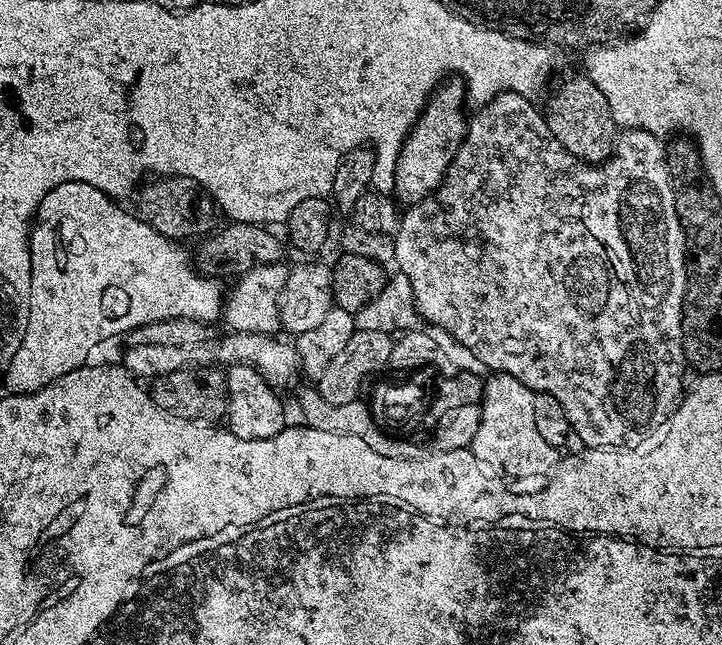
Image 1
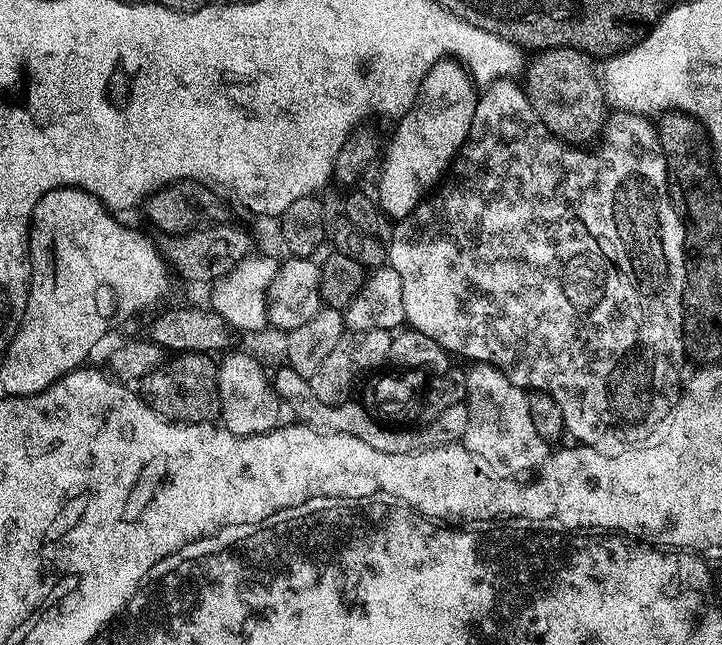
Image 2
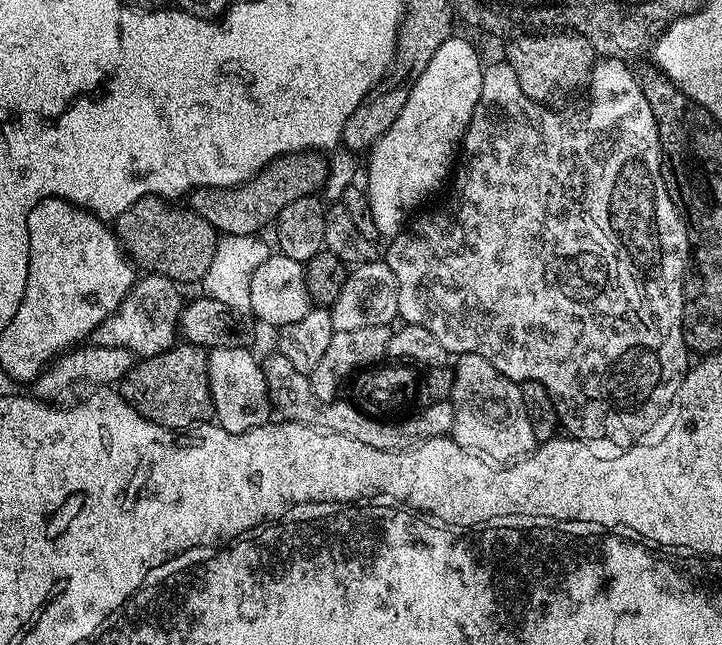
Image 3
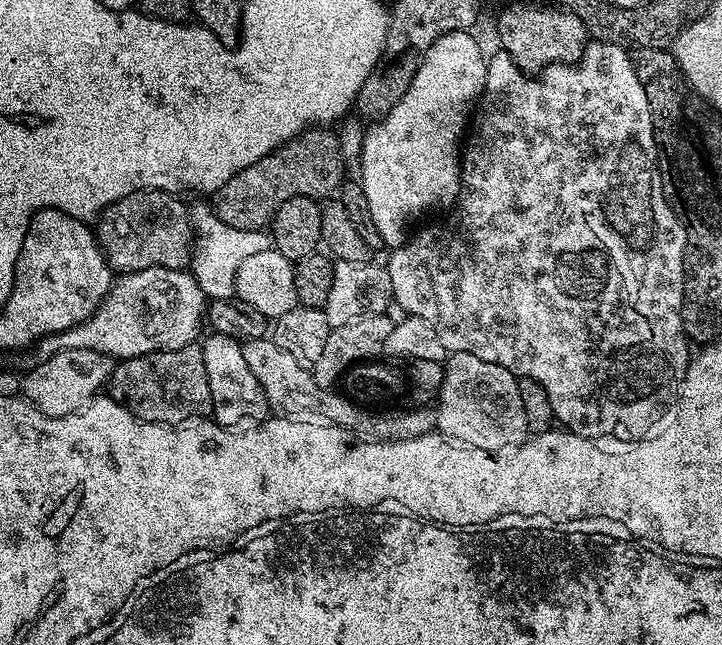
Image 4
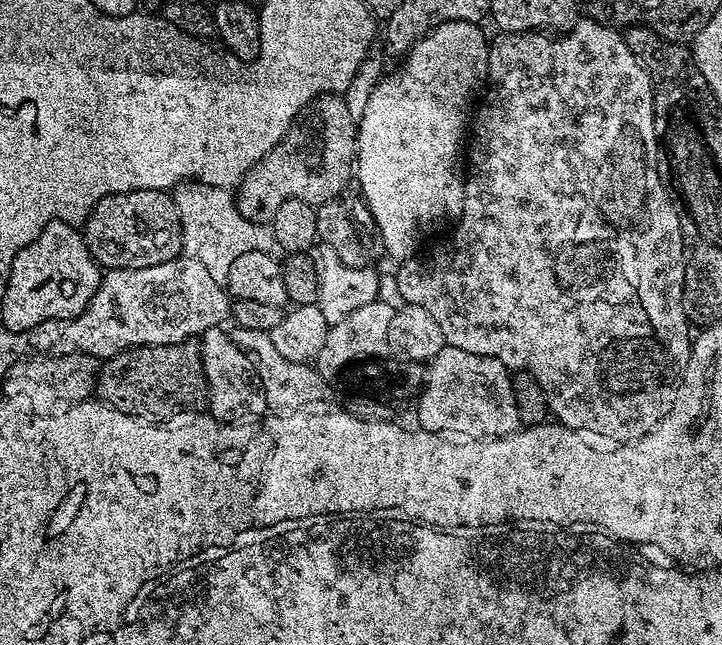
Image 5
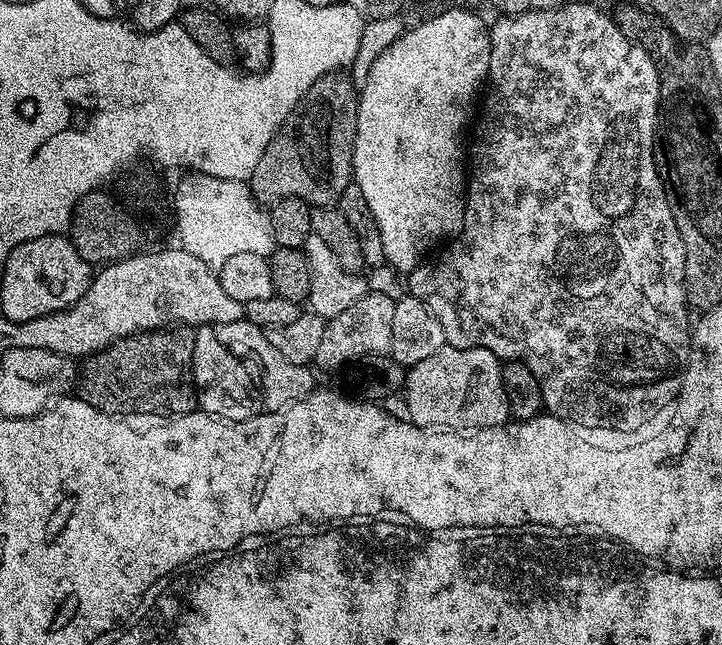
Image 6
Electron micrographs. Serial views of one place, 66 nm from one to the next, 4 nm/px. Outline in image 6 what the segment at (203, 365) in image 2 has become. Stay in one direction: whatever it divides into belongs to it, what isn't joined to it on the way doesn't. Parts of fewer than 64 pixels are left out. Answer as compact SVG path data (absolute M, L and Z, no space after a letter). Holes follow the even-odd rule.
M173 326L167 330L137 332L135 336L127 336L95 352L83 363L88 367L84 376L84 396L92 404L124 412L178 412L183 418L197 411L191 327Z

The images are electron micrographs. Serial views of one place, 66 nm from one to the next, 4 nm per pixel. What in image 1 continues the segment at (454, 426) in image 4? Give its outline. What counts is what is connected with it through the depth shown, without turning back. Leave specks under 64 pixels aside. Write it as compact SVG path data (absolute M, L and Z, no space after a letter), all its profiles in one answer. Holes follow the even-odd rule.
M505 372L489 375L483 381L479 402L482 422L478 422L478 432L474 434L470 451L483 467L508 482L540 479L543 481L555 473L562 460L558 449L550 446L550 442L545 442L534 427L532 393L532 389L518 382L518 378L507 376Z

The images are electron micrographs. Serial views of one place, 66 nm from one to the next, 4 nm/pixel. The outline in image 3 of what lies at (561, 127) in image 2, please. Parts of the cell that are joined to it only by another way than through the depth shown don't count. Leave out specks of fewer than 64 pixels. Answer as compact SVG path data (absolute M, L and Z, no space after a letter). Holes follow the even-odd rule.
M535 34L520 35L513 35L509 39L513 40L508 44L506 62L512 67L514 74L519 75L518 86L522 86L522 94L539 104L556 106L559 105L559 100L580 92L576 84L584 80L591 60L591 52L584 40L566 36L539 40Z

